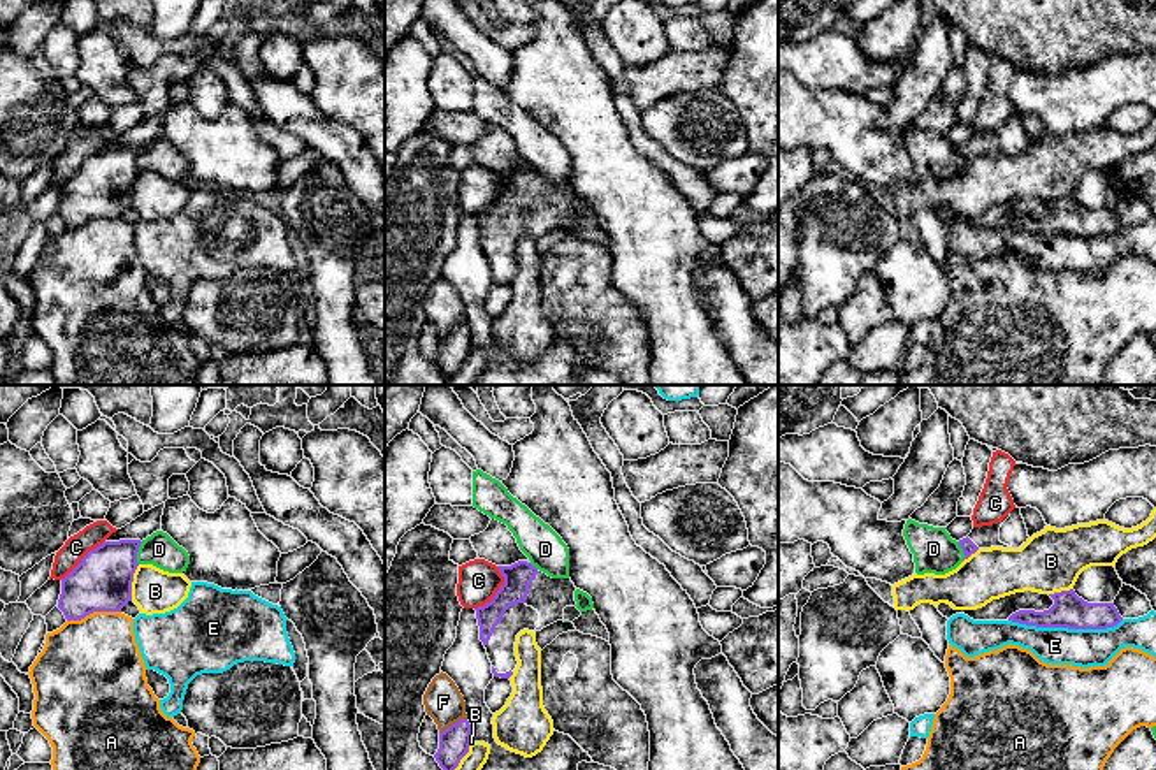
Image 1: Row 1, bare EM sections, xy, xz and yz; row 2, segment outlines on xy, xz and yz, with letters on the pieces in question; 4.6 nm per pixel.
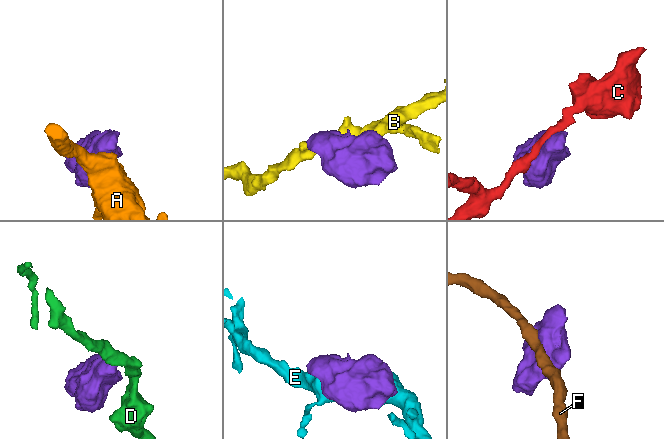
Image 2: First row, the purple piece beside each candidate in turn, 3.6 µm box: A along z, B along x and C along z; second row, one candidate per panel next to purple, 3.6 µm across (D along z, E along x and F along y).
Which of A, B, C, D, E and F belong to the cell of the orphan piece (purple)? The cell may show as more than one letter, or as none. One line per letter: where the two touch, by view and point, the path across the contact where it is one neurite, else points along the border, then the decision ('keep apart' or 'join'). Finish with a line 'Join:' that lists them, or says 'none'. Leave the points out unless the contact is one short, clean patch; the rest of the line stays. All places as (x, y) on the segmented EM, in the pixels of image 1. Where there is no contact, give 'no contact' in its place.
A: contact xy (93, 610); keep apart
B: contact xy (132, 581); keep apart
C: contact xz (498, 591); keep apart
D: contact xy (137, 551); border xy (143, 542), (137, 563); keep apart
E: contact yz (1065, 626); keep apart
F: contact xz (452, 725); keep apart
Join: none

